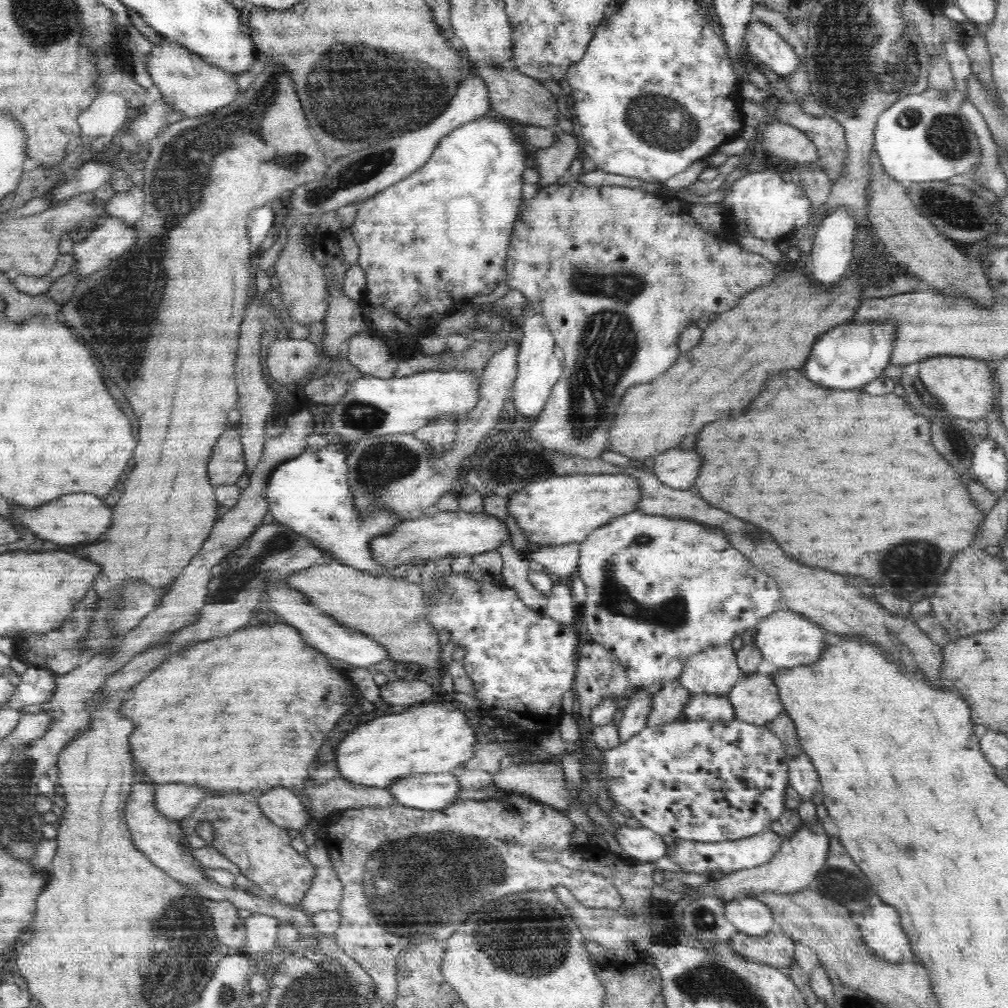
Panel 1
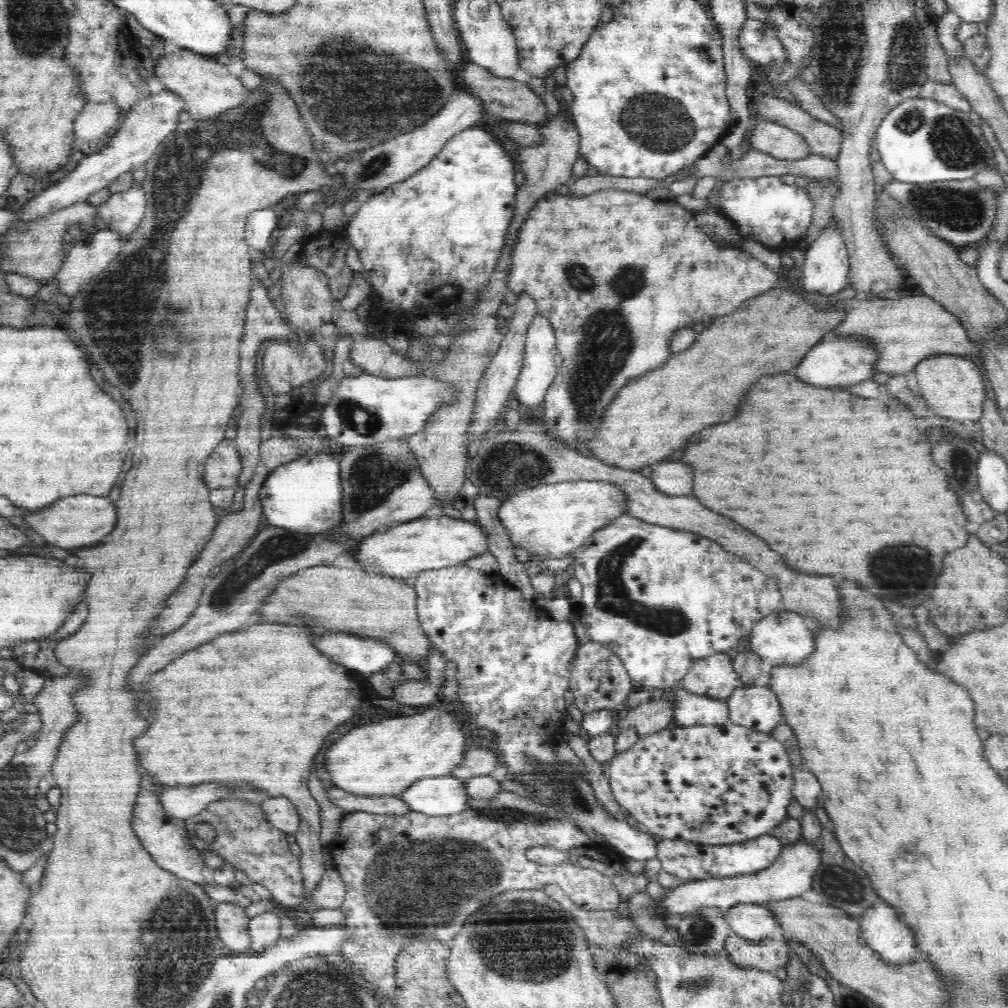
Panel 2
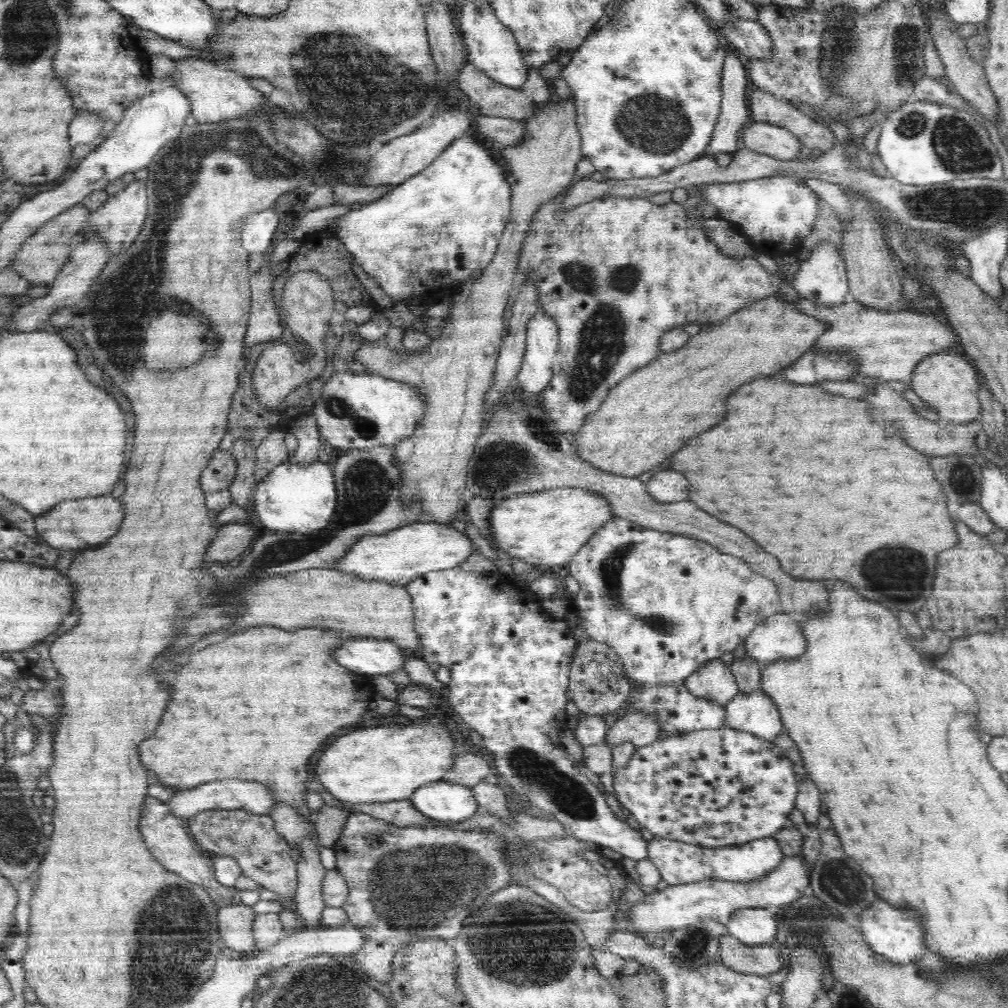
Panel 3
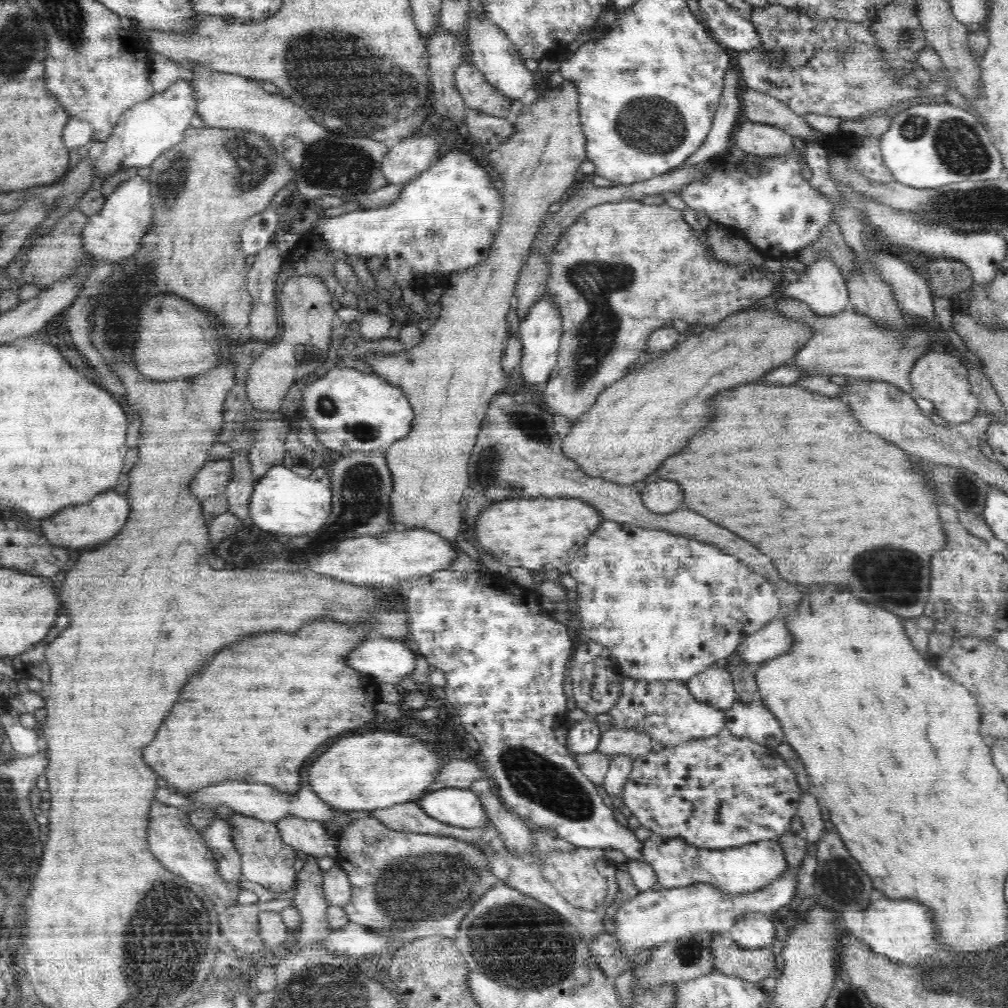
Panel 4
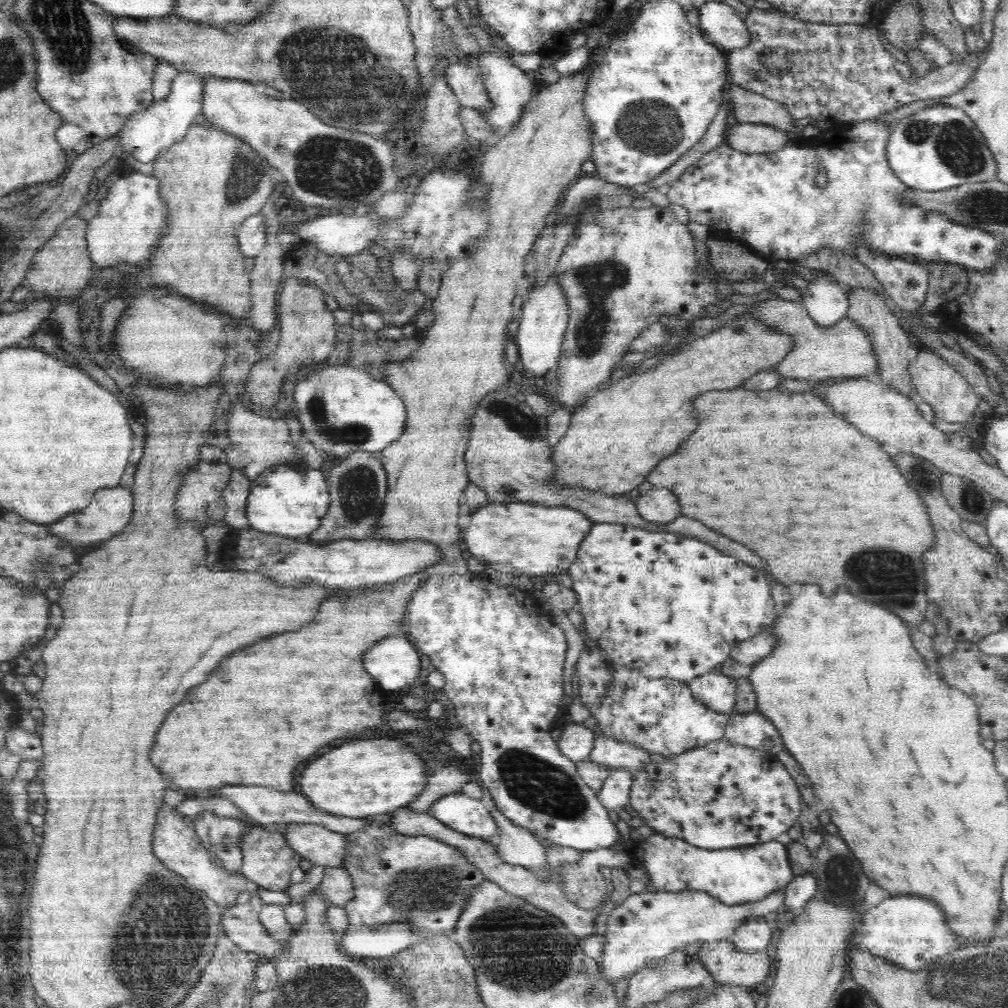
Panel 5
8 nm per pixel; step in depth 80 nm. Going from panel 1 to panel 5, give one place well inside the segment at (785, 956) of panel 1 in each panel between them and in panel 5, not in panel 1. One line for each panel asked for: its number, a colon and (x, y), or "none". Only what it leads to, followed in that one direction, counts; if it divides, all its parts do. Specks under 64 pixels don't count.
2: (767, 955)
3: (763, 959)
4: (729, 958)
5: (726, 964)

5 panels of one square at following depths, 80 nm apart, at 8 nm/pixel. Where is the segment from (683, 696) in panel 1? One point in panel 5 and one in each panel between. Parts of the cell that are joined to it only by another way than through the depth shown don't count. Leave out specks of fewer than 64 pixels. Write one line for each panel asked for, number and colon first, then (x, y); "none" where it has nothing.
2: (654, 715)
3: (640, 729)
4: (616, 741)
5: (607, 752)

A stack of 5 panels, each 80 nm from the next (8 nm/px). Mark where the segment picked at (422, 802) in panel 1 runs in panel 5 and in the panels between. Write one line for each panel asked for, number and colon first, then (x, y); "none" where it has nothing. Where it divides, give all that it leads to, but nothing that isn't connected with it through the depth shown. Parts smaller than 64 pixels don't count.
2: (446, 795)
3: (439, 800)
4: (459, 806)
5: (471, 817)

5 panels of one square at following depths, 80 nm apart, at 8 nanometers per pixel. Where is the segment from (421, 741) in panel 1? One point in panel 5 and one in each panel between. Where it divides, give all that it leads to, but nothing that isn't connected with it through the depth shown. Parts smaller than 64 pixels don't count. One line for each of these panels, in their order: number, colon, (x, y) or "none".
2: (383, 759)
3: (388, 763)
4: (369, 771)
5: (363, 778)

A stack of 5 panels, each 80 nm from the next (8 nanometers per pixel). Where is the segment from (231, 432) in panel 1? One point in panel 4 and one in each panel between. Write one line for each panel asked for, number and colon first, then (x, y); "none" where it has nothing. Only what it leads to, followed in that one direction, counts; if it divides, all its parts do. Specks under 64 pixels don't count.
2: (223, 467)
3: (219, 473)
4: (212, 479)

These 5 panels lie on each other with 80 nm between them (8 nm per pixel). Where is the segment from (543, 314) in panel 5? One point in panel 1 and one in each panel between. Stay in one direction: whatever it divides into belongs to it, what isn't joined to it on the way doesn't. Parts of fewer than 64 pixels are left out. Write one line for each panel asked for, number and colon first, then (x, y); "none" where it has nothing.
1: (539, 369)
2: (538, 371)
3: (535, 373)
4: (540, 332)

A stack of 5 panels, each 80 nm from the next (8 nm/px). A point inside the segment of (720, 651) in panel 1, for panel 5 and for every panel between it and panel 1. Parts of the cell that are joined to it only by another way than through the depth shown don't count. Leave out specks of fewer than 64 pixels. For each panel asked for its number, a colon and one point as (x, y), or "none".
2: (714, 676)
3: (715, 681)
4: (714, 686)
5: (718, 692)

